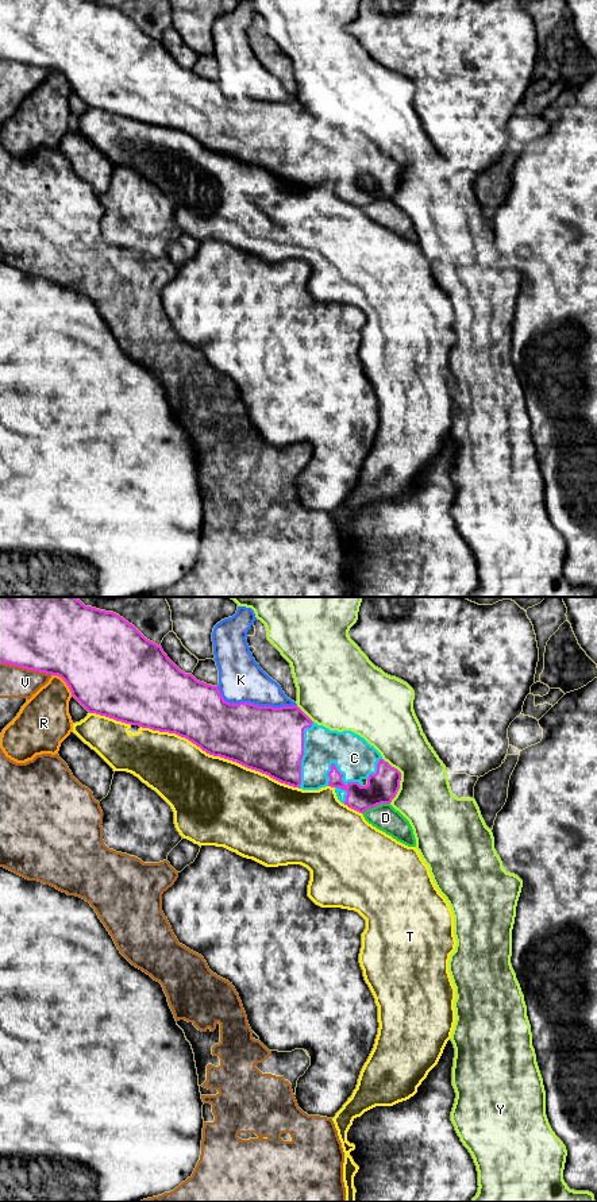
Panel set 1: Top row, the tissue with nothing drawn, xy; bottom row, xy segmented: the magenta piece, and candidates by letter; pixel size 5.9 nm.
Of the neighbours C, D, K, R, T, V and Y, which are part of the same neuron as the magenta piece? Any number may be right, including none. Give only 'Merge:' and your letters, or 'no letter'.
Merge: C

